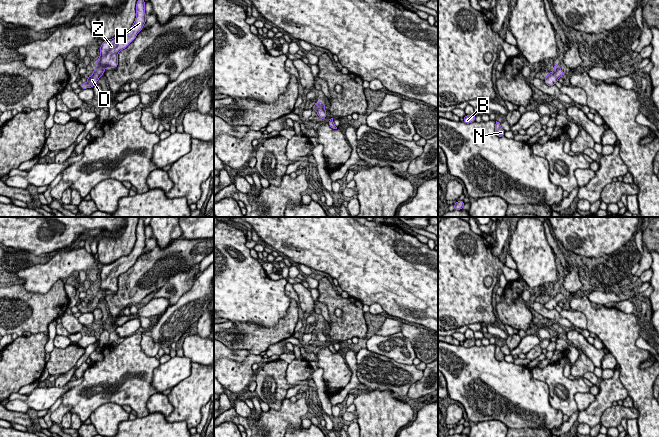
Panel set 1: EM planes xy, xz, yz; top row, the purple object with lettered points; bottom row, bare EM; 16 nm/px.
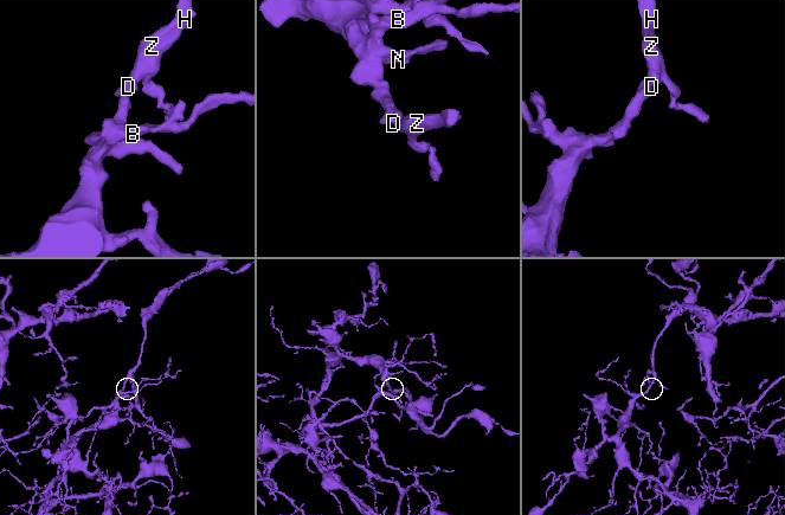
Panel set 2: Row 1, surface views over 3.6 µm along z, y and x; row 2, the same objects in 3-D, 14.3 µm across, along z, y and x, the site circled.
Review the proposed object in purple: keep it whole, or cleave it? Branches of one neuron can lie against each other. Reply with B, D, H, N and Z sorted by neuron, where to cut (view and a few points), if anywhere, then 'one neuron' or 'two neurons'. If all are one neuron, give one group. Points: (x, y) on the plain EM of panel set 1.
B D H N Z | no cut | one neuron

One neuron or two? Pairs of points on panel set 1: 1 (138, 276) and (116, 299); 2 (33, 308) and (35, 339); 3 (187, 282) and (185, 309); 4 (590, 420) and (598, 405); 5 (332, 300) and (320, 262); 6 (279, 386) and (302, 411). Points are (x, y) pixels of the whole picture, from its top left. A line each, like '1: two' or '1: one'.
1: one
2: two
3: two
4: one
5: two
6: two

